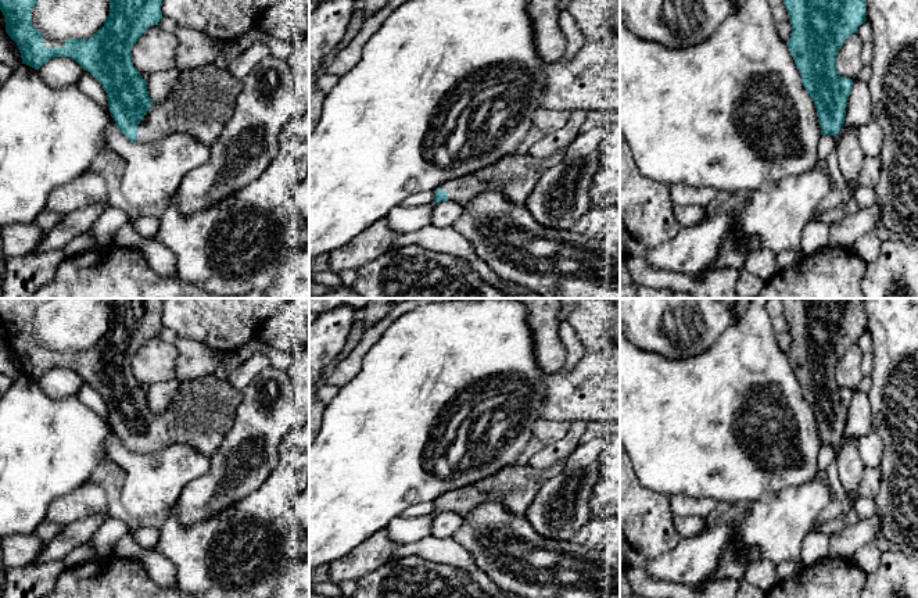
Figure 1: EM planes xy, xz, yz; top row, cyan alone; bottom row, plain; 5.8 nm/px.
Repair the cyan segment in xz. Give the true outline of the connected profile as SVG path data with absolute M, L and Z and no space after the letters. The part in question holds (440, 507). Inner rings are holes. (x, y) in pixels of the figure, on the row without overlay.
M564 461L546 470L535 469L531 465L506 466L484 480L442 494L434 501L435 509L433 515L456 512L466 516L483 501L495 501L510 512L523 516L537 497L539 484L557 476L563 465Z

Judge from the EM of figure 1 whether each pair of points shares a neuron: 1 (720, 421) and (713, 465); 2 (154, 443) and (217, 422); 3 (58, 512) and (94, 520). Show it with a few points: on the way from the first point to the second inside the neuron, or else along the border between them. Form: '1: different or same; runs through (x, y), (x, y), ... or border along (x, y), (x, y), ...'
1: same; runs through (713, 432), (713, 454)
2: same; runs through (169, 428), (182, 422), (201, 422)
3: different; border along (107, 511), (86, 515), (64, 526)

